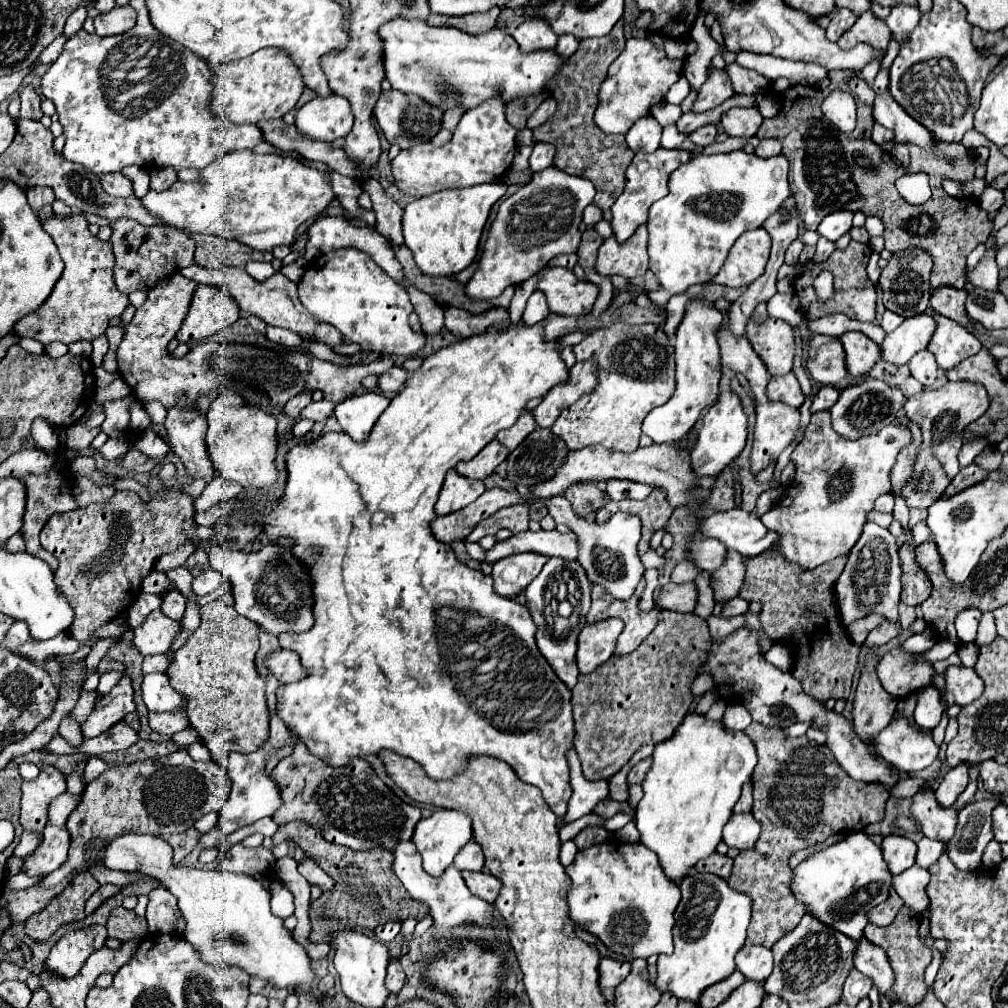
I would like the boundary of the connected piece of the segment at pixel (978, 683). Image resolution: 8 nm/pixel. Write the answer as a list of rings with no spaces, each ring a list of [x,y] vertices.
[[[963,665],[949,667],[945,673],[947,679],[947,697],[945,701],[949,705],[969,705],[983,693],[983,681],[975,673],[975,669],[967,669]]]

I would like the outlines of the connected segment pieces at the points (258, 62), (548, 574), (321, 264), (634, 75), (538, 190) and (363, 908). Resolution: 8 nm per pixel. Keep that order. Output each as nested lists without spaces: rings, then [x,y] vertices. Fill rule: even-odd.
[[[265,47],[245,59],[215,67],[215,89],[211,107],[215,115],[233,119],[233,123],[259,123],[261,119],[277,119],[295,109],[303,93],[303,75],[293,59],[277,47]]]
[[[549,557],[543,571],[529,583],[525,589],[527,595],[527,609],[531,613],[533,623],[537,625],[537,647],[541,655],[549,661],[553,671],[557,673],[563,683],[573,689],[573,683],[577,683],[579,669],[577,669],[577,637],[581,629],[587,625],[585,615],[591,607],[591,583],[587,581],[585,569],[577,559],[561,559],[561,557]],[[569,607],[569,615],[561,615],[559,609]]]
[[[335,249],[309,263],[305,275],[299,281],[299,301],[315,319],[337,327],[345,335],[347,343],[359,343],[361,351],[379,351],[383,355],[409,357],[425,345],[425,335],[411,331],[409,315],[414,309],[407,291],[399,287],[367,253],[359,249]]]
[[[629,39],[623,53],[611,63],[609,75],[599,89],[599,105],[593,115],[605,134],[625,135],[641,117],[647,117],[651,107],[661,103],[669,87],[681,77],[683,63],[671,61],[665,51],[657,51],[649,39]]]
[[[557,167],[533,173],[529,183],[499,205],[483,257],[479,259],[479,269],[467,283],[467,295],[471,299],[493,299],[501,295],[505,287],[527,281],[553,257],[577,253],[581,241],[579,223],[583,219],[583,209],[593,201],[593,195],[595,187],[589,179],[567,175]]]
[[[291,821],[279,827],[277,835],[273,835],[273,843],[283,843],[285,839],[297,841],[299,847],[313,855],[321,869],[335,881],[335,887],[331,891],[325,891],[319,899],[311,903],[309,917],[337,915],[337,919],[347,921],[351,927],[375,929],[389,921],[403,921],[409,917],[421,921],[425,915],[429,915],[429,907],[425,907],[425,903],[421,901],[411,899],[405,887],[399,883],[397,875],[393,873],[393,855],[389,851],[373,849],[369,853],[359,853],[349,847],[325,841],[323,835],[305,821]]]

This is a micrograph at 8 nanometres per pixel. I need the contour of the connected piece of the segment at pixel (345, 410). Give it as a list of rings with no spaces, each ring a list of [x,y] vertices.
[[[369,391],[341,401],[335,407],[335,417],[343,427],[343,431],[349,433],[353,441],[361,443],[367,439],[367,435],[371,433],[373,425],[377,423],[379,415],[387,409],[387,405],[389,405],[389,397]]]

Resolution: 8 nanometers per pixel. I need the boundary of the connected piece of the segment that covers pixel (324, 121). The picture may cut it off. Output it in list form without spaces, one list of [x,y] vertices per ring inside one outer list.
[[[337,93],[315,97],[295,113],[295,127],[301,135],[313,141],[333,141],[351,131],[353,115],[349,101]]]

